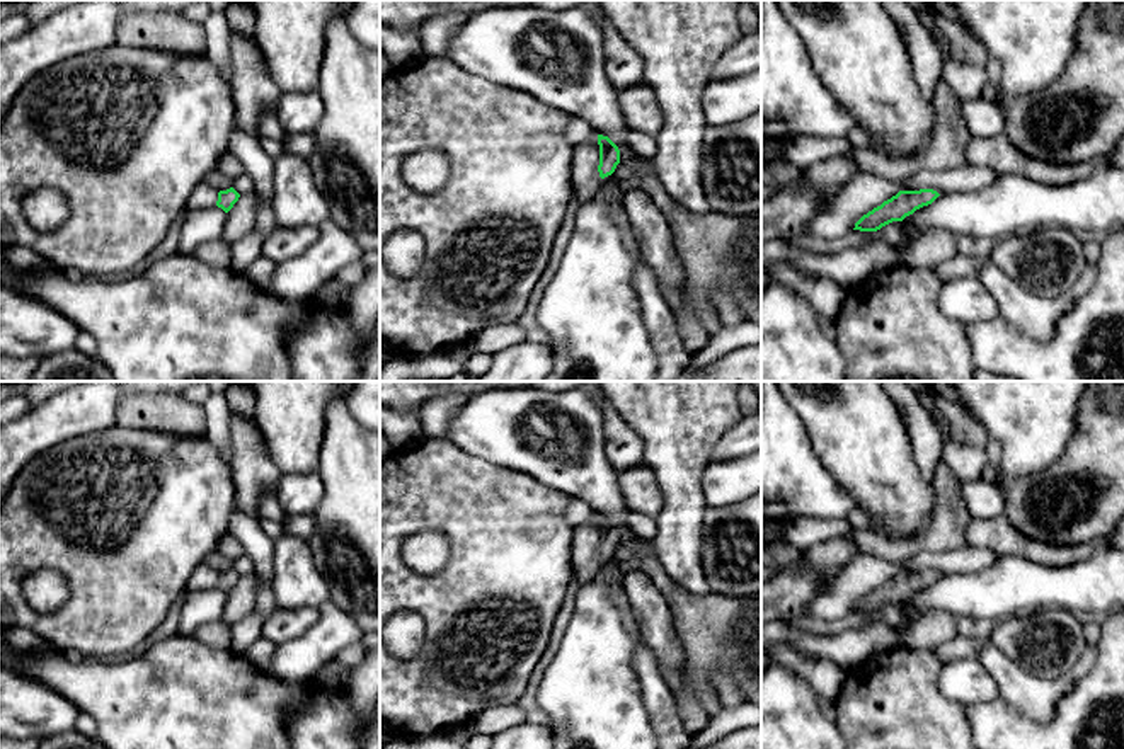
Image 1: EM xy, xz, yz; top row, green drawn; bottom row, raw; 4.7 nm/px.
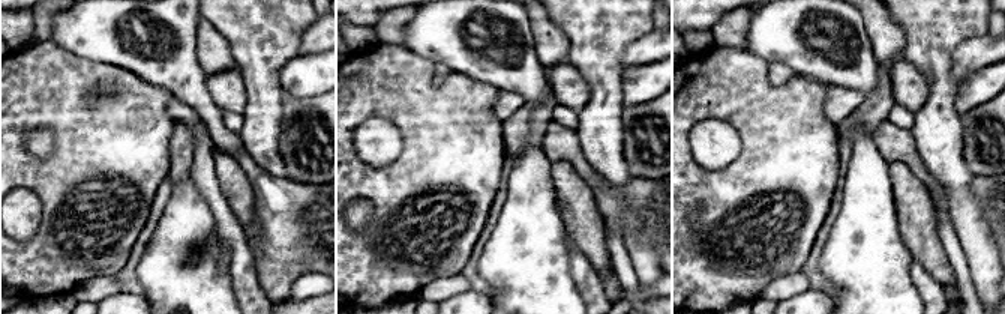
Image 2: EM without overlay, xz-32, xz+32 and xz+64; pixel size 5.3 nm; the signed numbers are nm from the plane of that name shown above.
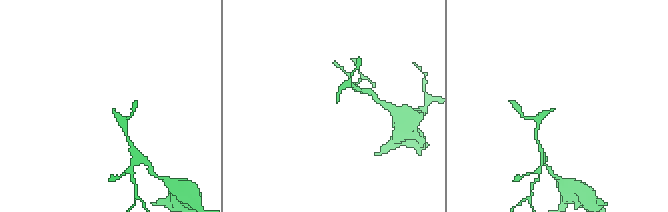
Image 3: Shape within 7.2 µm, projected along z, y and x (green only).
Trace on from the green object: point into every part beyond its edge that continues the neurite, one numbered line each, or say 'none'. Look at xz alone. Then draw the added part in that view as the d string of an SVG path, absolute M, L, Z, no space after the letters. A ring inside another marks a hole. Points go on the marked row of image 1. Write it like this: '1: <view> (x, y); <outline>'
1: xz (586, 179); M586 141L574 146L572 155L572 192L577 204L591 201L599 187L601 177L598 172L599 146Z

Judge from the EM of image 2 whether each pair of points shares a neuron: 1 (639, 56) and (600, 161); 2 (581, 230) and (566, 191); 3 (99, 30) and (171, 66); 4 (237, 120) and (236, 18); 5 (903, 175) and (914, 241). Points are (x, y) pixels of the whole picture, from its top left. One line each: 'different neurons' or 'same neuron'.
1: different neurons
2: same neuron
3: same neuron
4: different neurons
5: same neuron

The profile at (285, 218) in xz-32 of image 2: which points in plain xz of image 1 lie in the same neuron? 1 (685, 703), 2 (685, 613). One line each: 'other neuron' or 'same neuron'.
1: same neuron
2: same neuron

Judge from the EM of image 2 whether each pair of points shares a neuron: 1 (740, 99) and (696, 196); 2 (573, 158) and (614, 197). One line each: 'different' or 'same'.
1: same
2: same

